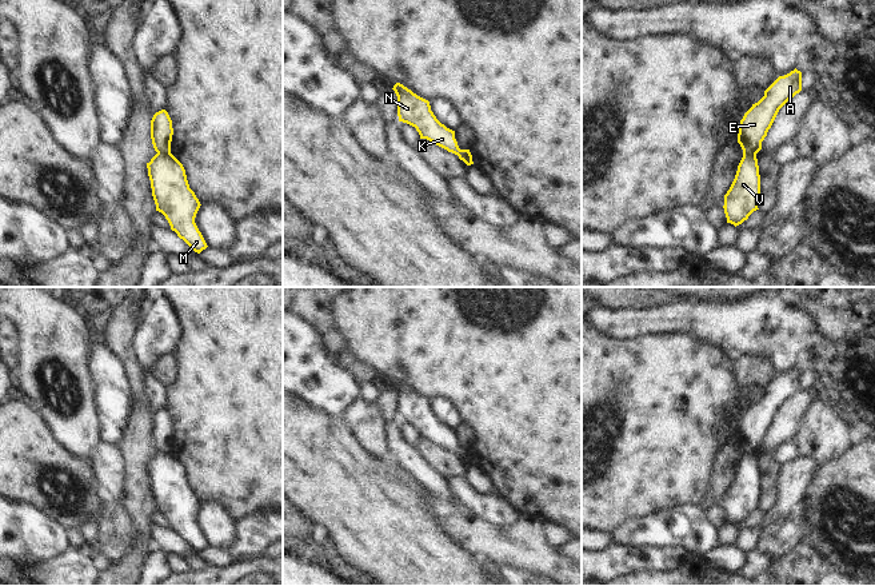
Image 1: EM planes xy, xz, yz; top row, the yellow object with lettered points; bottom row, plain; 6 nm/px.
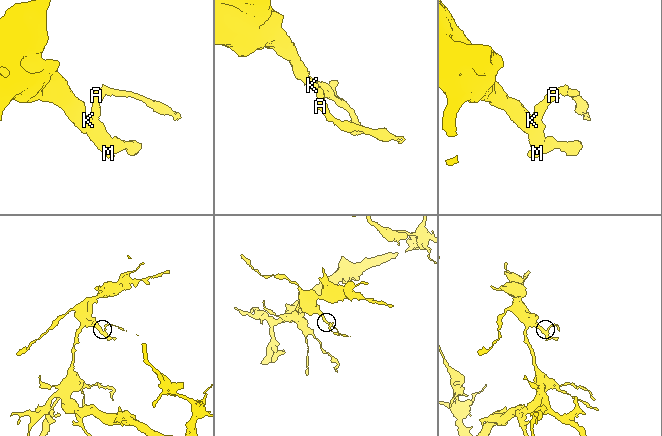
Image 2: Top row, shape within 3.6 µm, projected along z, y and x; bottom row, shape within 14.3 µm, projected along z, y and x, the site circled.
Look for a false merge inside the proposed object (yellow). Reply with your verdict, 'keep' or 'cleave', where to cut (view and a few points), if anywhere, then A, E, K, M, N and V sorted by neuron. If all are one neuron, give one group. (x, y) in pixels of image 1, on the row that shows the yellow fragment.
cleave; cut xy (158, 152), (170, 154); groups A E / K M N V

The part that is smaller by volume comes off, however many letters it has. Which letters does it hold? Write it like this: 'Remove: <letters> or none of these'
Remove: A, E

